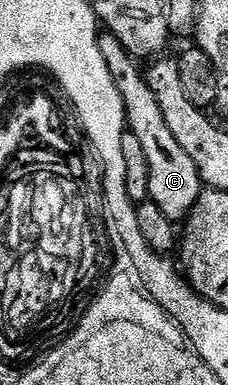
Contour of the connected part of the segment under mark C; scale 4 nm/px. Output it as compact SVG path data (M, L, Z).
M107 31L100 33L100 50L102 59L106 59L106 67L110 67L110 79L114 79L114 87L118 87L124 100L124 110L128 113L127 128L138 135L142 148L146 151L146 160L150 163L148 196L151 201L158 203L162 215L177 223L183 222L202 192L198 167L194 167L190 155L182 151L178 139L174 139L170 132L166 118L162 115L162 107L158 107L158 99L154 99L154 91L150 91L147 76L136 66L139 65L137 58L131 57L120 40Z

